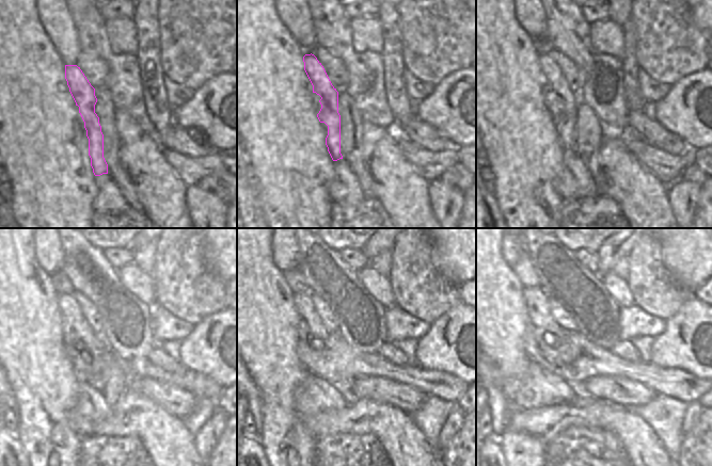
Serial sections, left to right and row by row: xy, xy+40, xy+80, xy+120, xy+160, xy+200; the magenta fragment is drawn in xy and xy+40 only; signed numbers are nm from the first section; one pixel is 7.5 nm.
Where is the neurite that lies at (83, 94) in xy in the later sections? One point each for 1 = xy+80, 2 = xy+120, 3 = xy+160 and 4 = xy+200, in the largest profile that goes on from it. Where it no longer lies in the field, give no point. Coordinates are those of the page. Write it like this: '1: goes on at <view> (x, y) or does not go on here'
1: goes on at xy+80 (553, 77)
2: goes on at xy+120 (70, 314)
3: goes on at xy+160 (306, 312)
4: goes on at xy+200 (537, 304)

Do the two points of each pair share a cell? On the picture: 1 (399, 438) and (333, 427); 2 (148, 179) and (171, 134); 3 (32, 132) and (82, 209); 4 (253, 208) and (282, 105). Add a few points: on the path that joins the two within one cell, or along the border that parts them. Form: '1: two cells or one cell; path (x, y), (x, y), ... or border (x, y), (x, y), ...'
1: one cell; path (383, 423), (349, 423)
2: two cells; border (157, 140), (161, 145)
3: one cell; path (45, 151), (51, 178), (63, 190)
4: two cells; border (255, 196), (264, 217)

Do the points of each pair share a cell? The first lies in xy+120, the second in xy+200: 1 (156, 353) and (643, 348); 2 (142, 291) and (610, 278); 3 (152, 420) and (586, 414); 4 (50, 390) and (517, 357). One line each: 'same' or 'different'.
1: different
2: same
3: same
4: same

